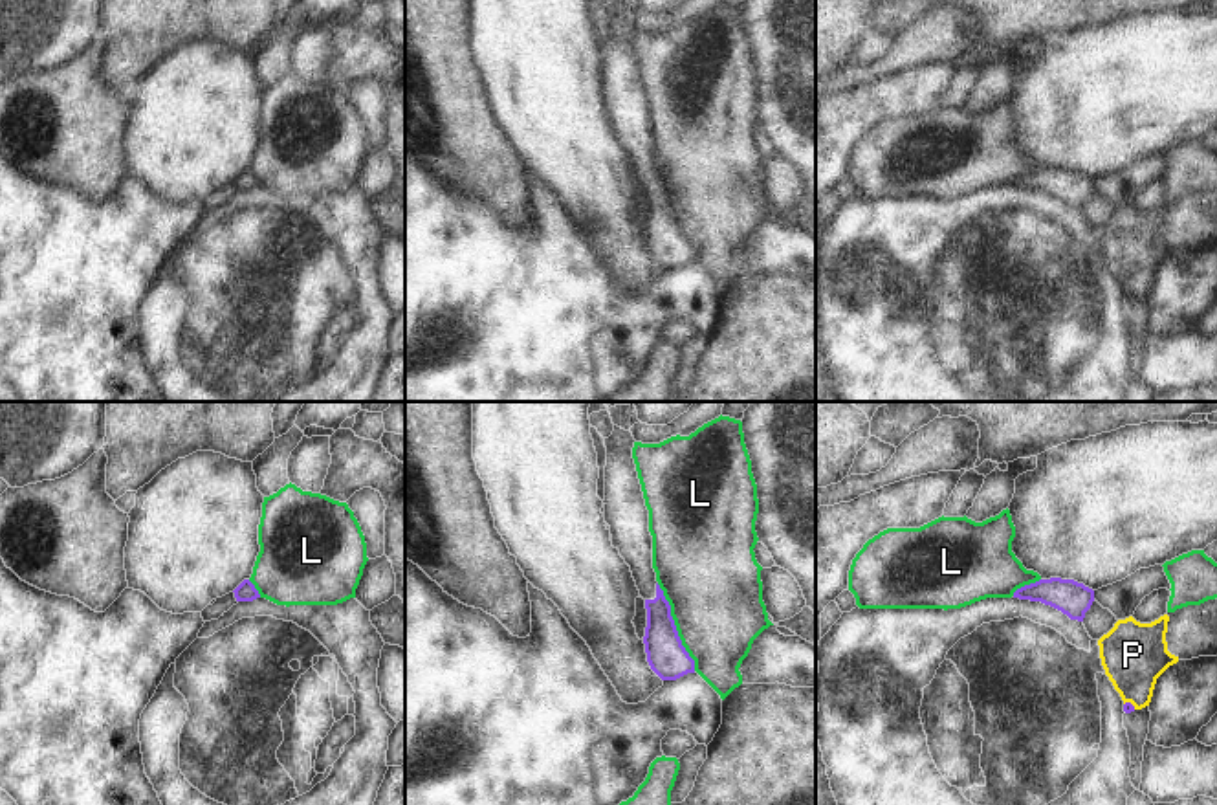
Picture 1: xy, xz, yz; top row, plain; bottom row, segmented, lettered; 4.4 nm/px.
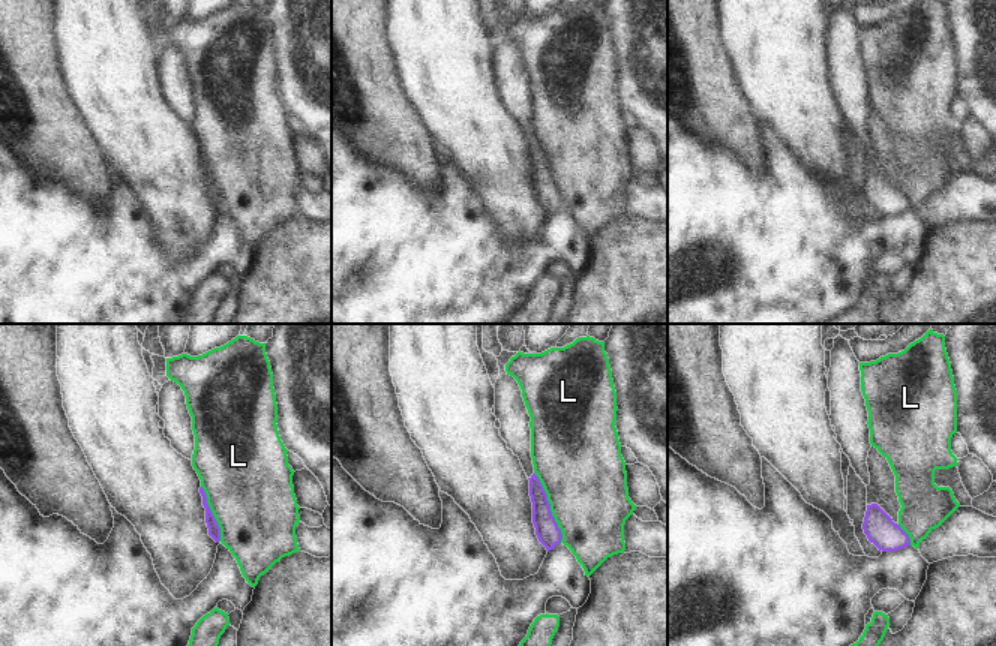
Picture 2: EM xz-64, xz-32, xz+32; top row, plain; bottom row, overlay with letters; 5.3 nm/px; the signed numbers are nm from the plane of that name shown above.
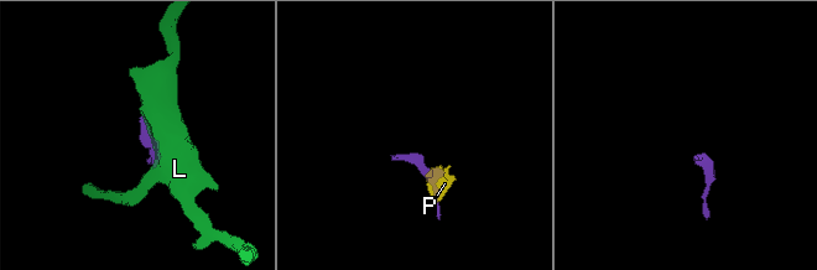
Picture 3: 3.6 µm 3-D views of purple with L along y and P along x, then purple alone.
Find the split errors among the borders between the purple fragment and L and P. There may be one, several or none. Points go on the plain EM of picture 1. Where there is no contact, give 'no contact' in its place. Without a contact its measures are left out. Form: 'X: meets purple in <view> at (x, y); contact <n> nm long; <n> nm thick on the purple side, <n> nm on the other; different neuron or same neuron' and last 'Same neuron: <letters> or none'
L: meets purple in xz at (675, 217); contact 420 nm long; 170 nm thick on the purple side, 420 nm on the other; different neuron
P: meets purple in yz at (1129, 292); contact 60 nm long; 50 nm thick on the purple side, 280 nm on the other; different neuron
Same neuron: none

